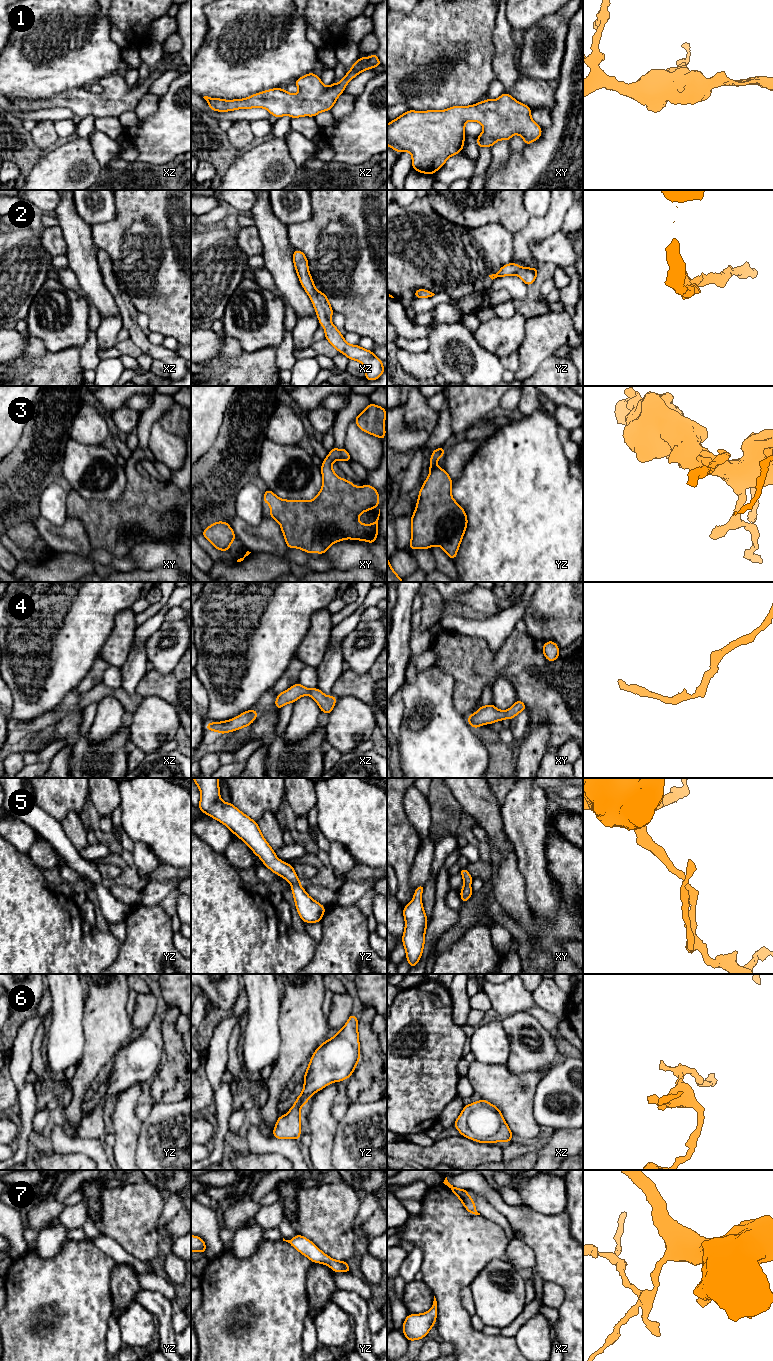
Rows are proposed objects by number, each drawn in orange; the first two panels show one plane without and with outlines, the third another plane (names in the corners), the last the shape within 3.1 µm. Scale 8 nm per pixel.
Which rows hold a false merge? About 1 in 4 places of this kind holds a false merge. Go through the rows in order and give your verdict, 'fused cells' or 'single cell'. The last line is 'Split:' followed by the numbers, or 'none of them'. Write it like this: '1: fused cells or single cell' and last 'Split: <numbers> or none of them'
1: single cell
2: single cell
3: single cell
4: single cell
5: single cell
6: single cell
7: single cell
Split: none of them

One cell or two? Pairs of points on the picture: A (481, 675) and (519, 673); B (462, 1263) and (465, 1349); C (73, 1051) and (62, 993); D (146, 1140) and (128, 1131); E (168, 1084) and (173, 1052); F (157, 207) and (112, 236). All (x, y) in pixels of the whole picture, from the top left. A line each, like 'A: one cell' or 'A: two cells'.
A: one cell
B: one cell
C: one cell
D: two cells
E: one cell
F: one cell

